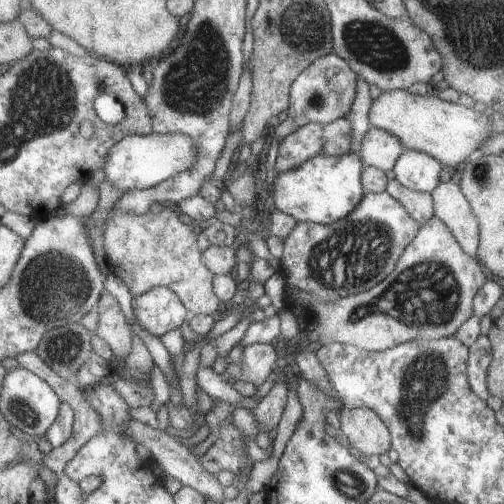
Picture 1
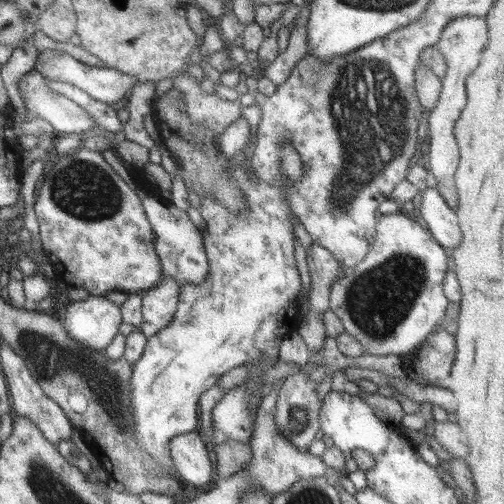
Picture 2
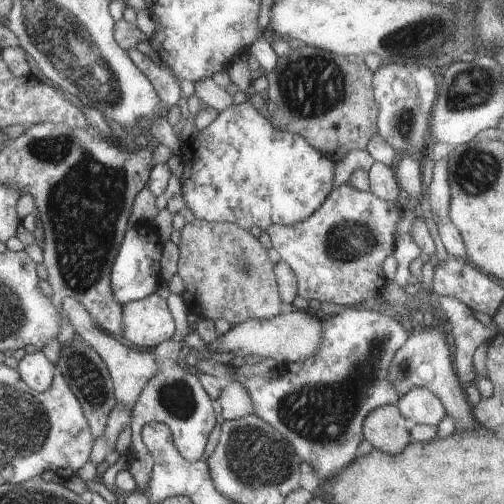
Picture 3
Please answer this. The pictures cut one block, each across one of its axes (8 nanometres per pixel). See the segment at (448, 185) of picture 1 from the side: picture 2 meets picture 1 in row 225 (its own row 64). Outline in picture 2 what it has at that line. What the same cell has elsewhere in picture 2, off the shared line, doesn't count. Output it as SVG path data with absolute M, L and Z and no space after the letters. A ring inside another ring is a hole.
M457 18L451 20L443 32L439 42L435 44L437 50L441 52L445 64L447 64L447 72L441 78L441 92L439 98L435 102L435 106L429 110L429 146L427 150L427 170L435 176L437 186L435 190L443 196L445 204L453 210L457 210L457 192L453 186L453 174L457 172L459 166L459 146L453 138L453 128L455 122L459 120L459 112L461 108L467 104L467 94L465 94L465 78L479 66L485 44L489 42L489 32L487 32L487 24L485 18Z

